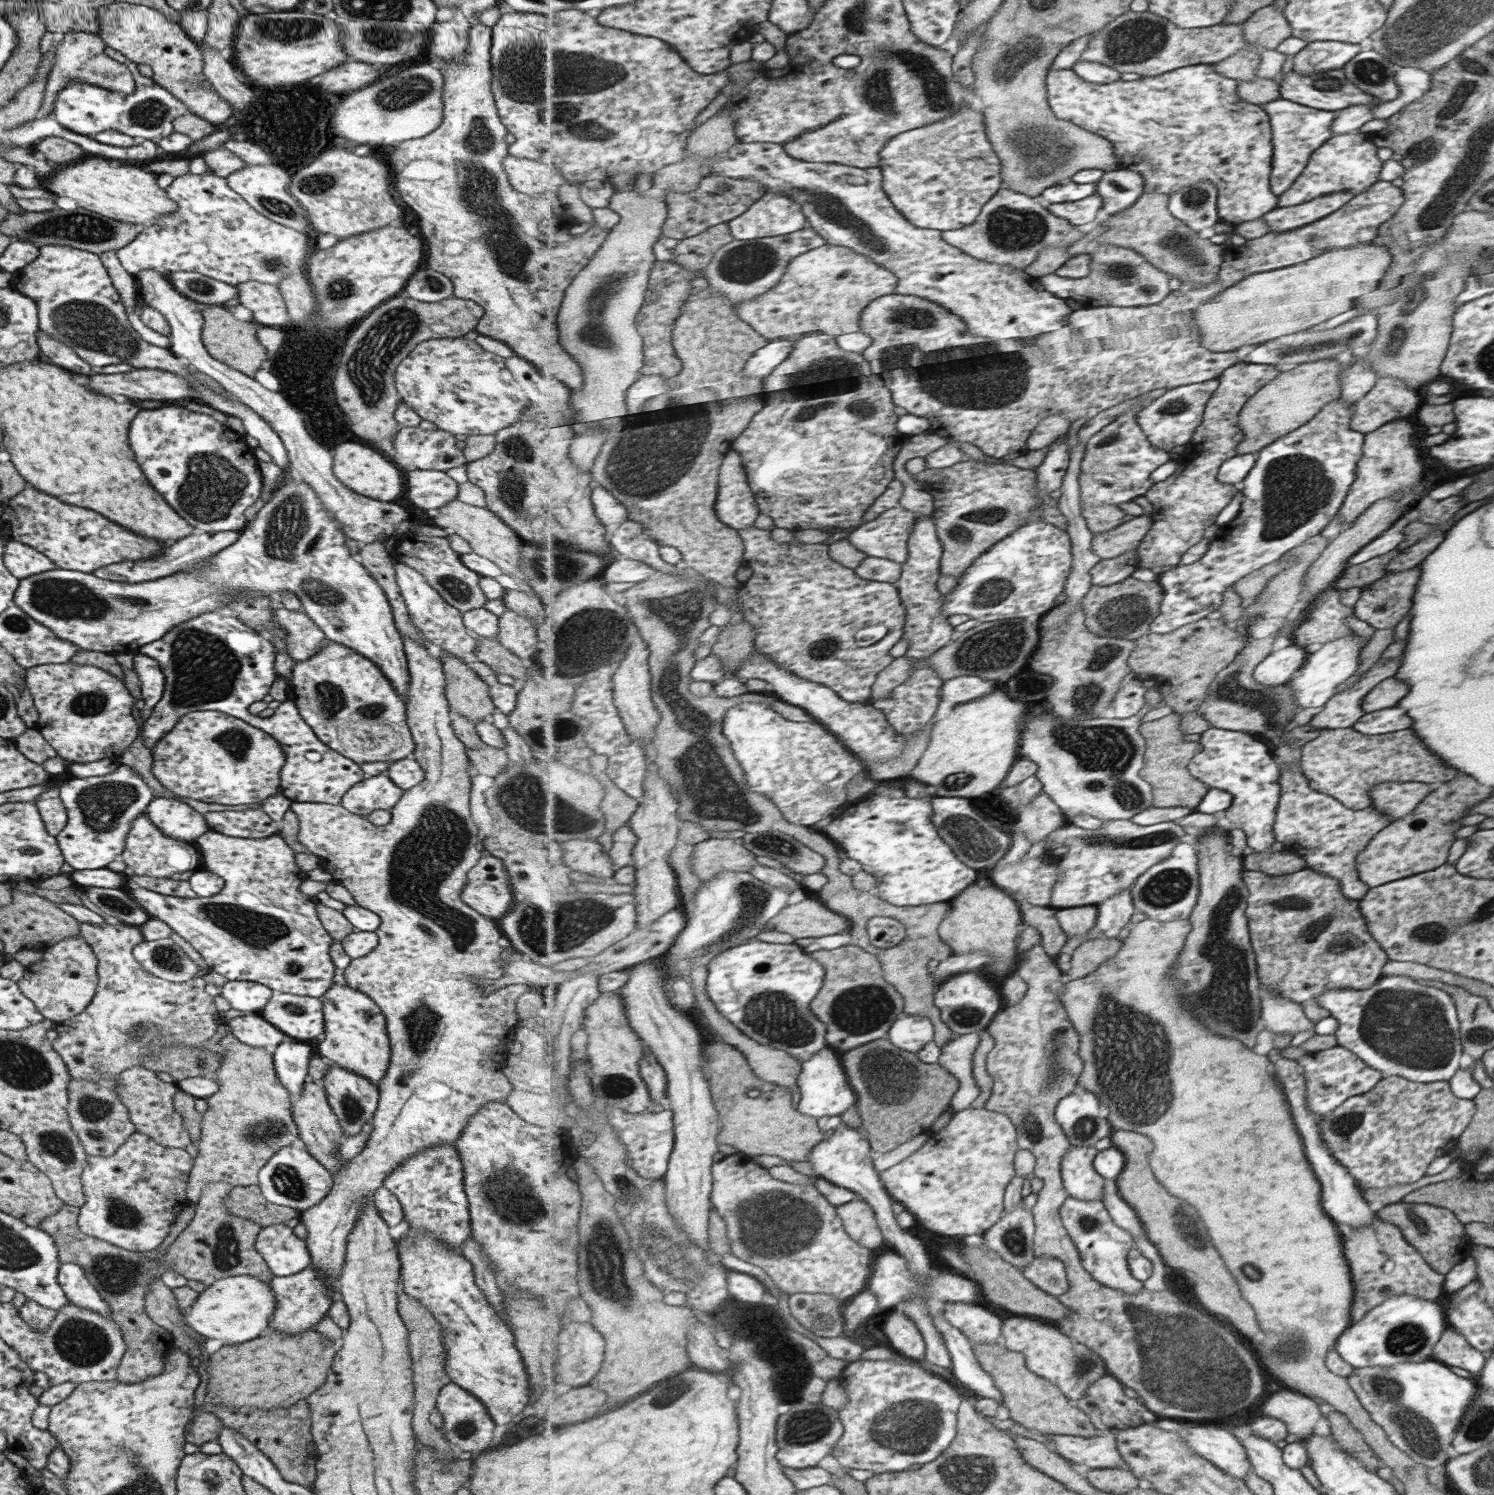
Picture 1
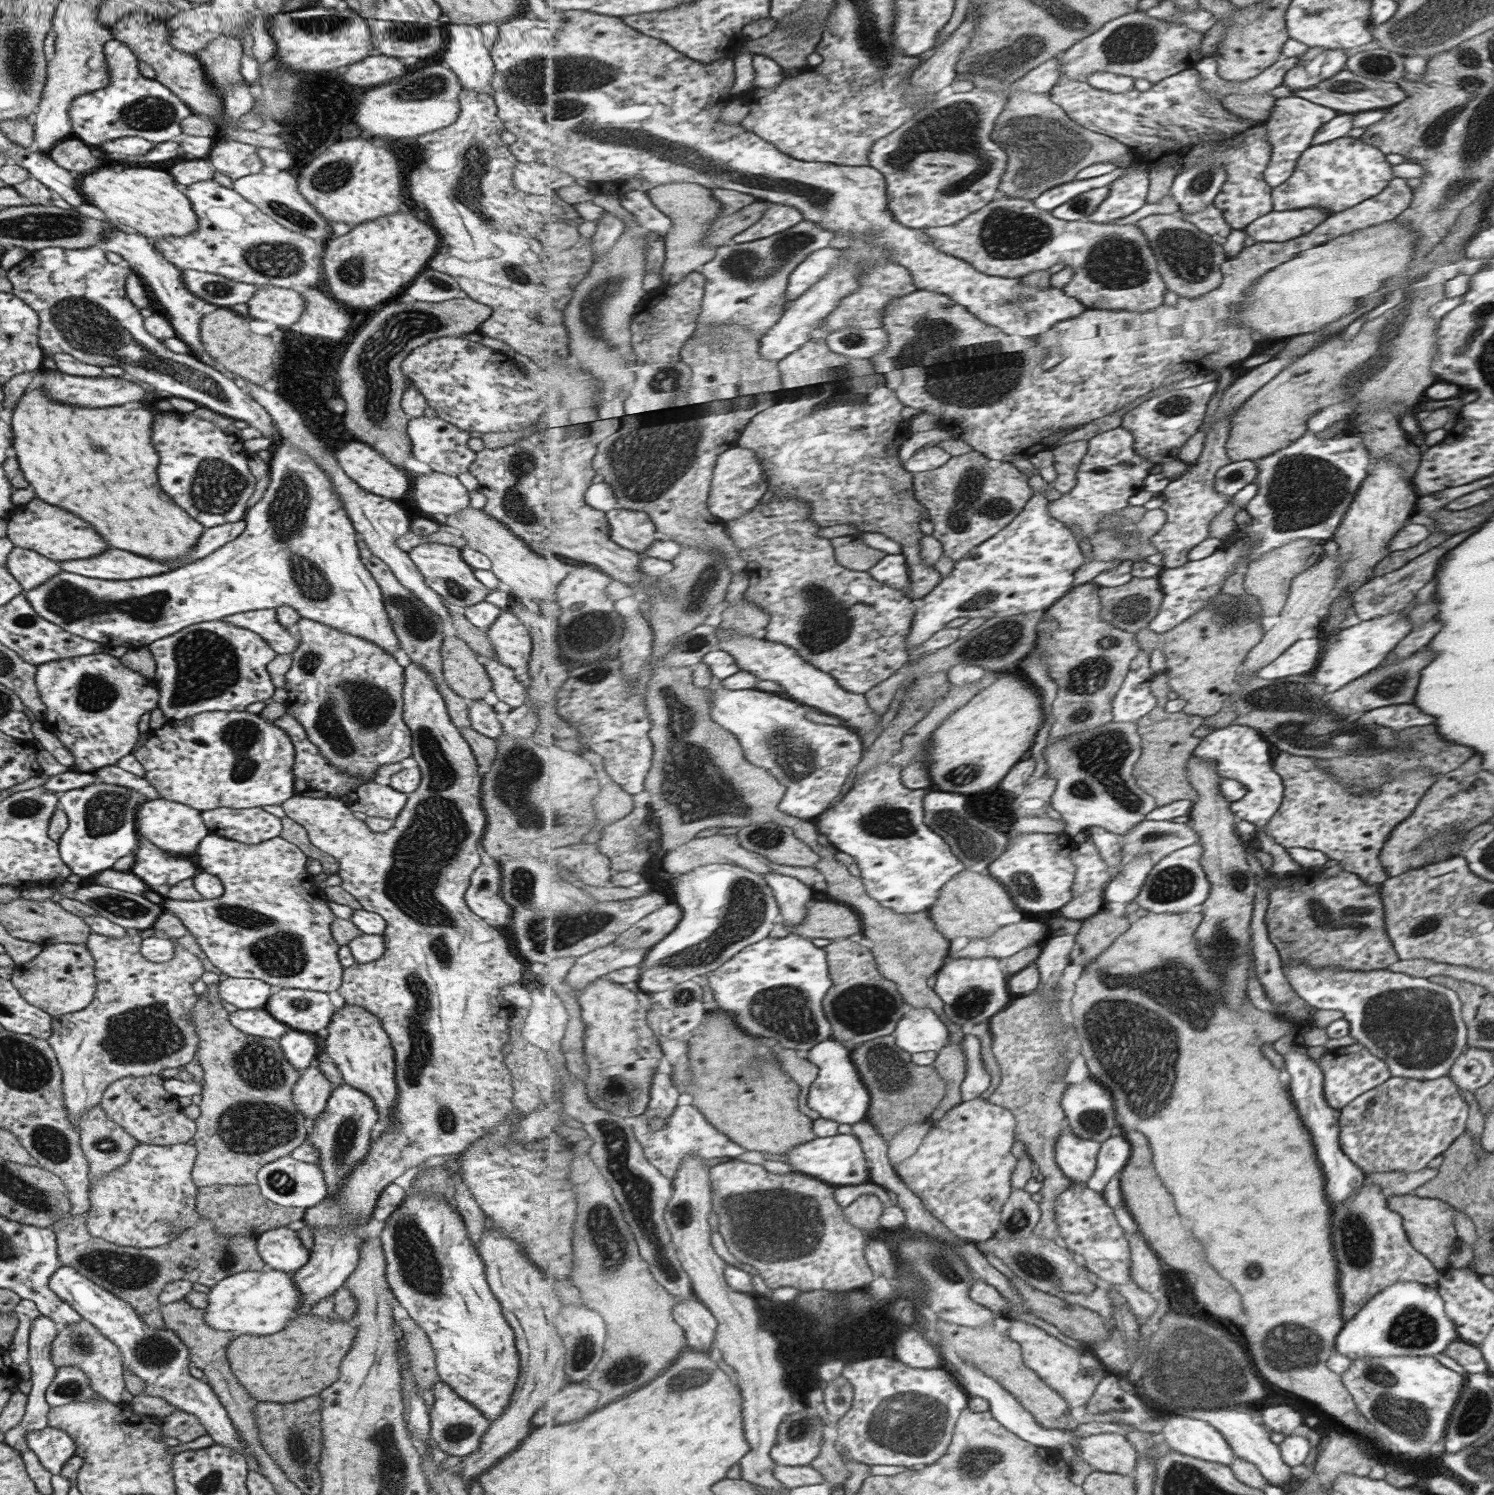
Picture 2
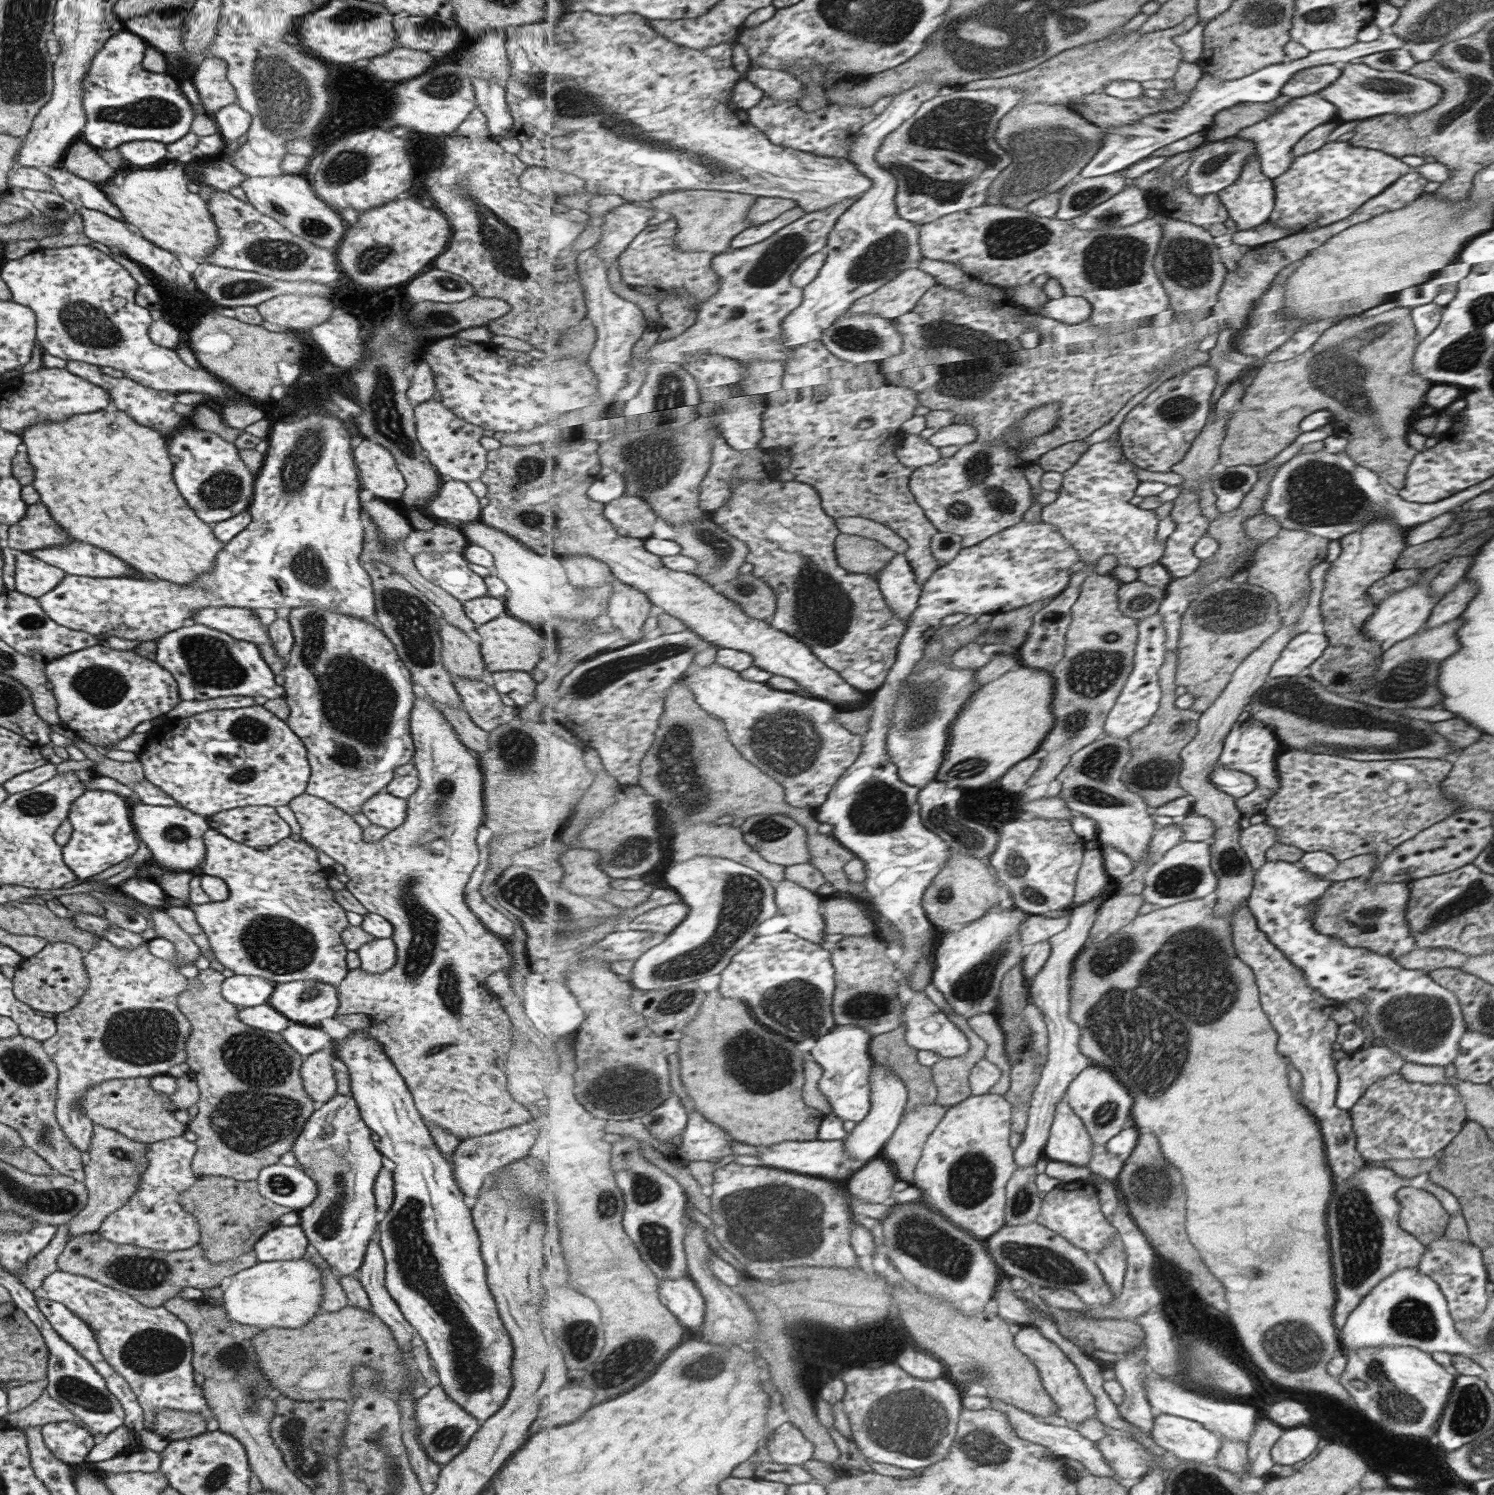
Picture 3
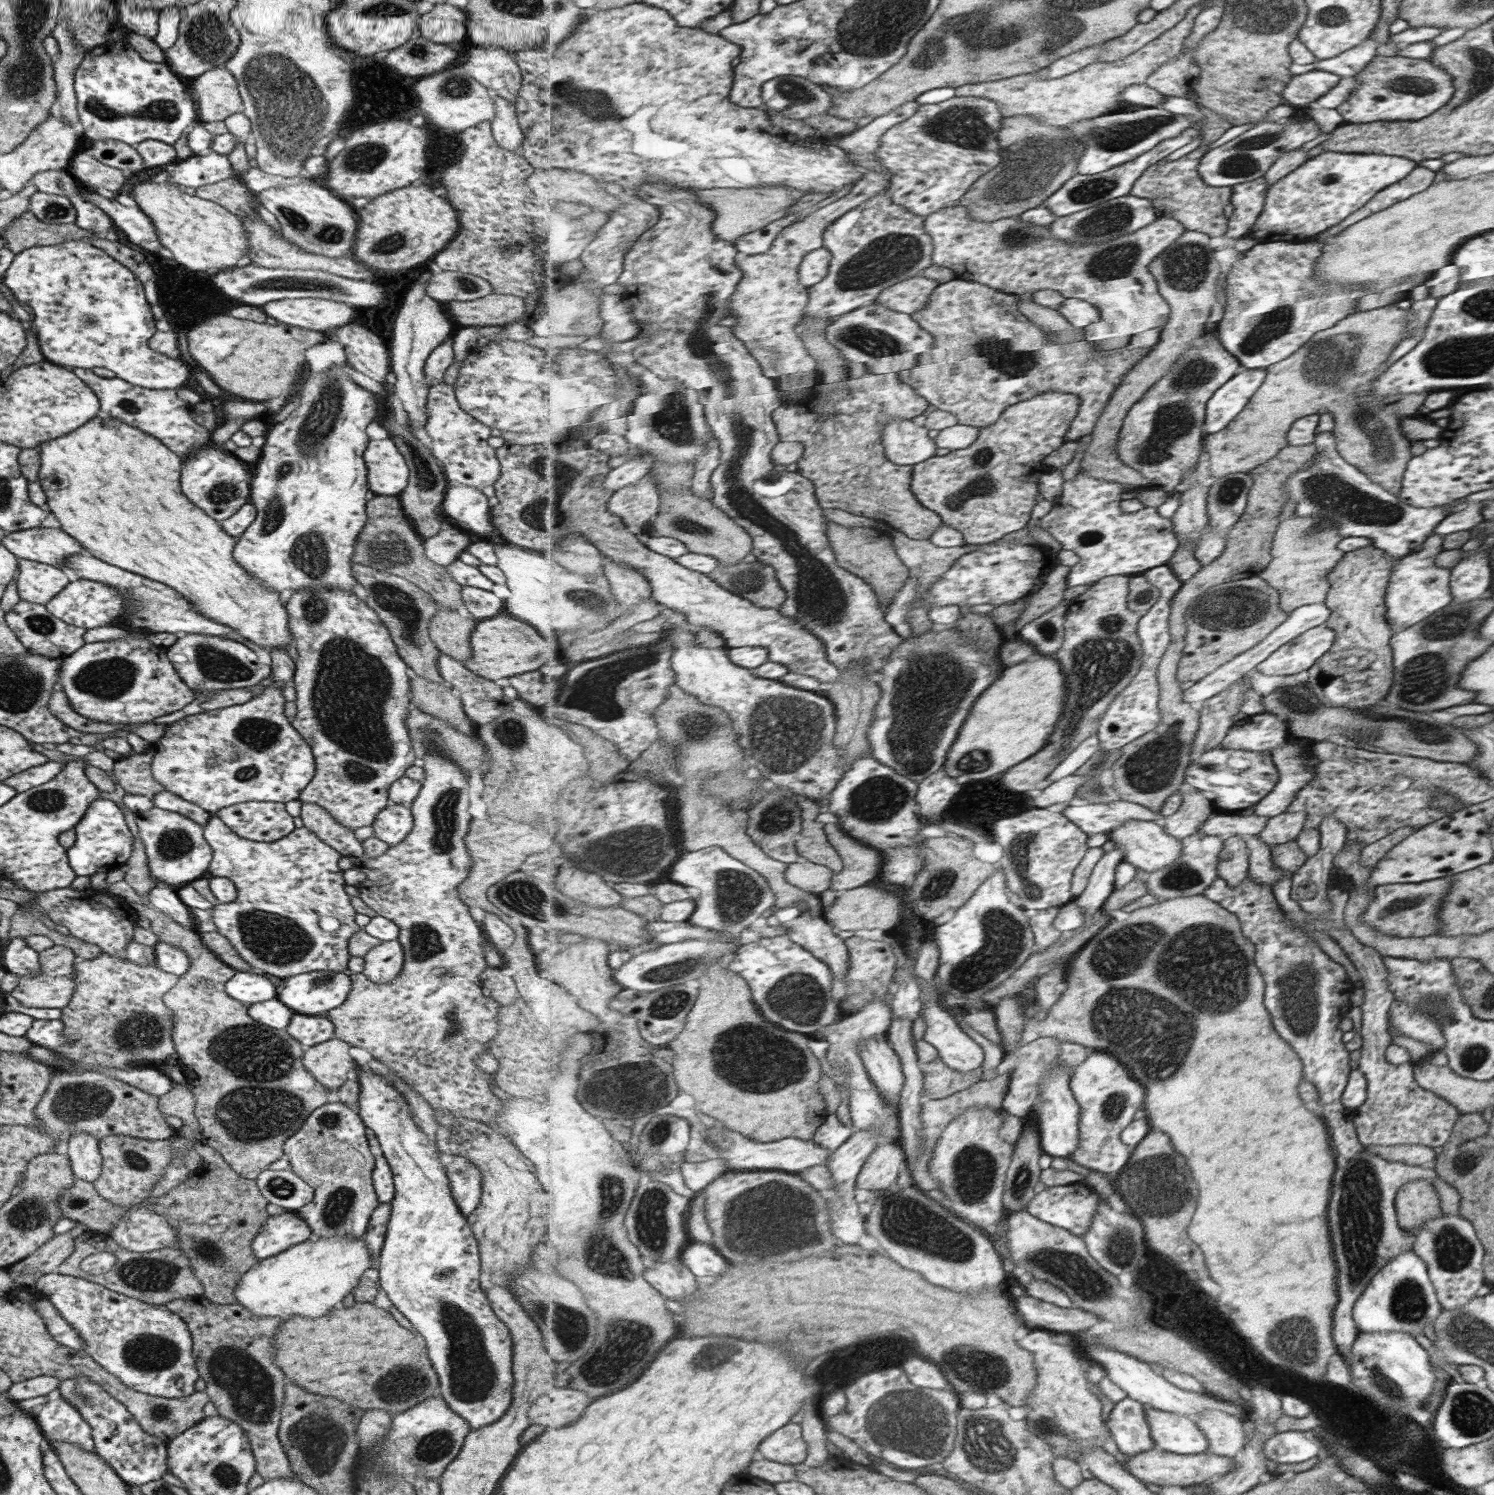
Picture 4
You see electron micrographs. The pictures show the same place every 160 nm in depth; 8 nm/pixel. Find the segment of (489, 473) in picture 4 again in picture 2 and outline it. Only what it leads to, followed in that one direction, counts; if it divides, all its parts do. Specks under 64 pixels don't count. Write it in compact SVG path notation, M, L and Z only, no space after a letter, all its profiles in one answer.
M419 416L419 418L410 418L406 425L406 433L411 442L411 455L422 463L429 465L432 471L457 476L467 472L469 465L475 459L475 453L467 448L467 441L470 439L467 431L461 431L459 428L435 418Z

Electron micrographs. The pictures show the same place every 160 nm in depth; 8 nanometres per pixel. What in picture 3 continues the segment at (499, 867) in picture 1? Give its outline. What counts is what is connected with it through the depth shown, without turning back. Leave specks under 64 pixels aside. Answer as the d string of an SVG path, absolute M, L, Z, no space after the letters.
M479 888L464 894L464 902L468 910L481 921L481 925L485 926L485 929L493 935L499 936L503 940L511 936L513 923L483 900L479 894Z

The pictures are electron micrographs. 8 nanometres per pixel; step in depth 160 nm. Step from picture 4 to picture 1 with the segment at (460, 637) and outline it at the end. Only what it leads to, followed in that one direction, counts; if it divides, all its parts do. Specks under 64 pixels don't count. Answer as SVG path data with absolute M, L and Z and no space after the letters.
M445 651L440 652L439 660L444 674L444 695L449 711L457 712L473 724L490 719L495 711L494 704L489 698L486 684L475 675L475 671L460 658Z

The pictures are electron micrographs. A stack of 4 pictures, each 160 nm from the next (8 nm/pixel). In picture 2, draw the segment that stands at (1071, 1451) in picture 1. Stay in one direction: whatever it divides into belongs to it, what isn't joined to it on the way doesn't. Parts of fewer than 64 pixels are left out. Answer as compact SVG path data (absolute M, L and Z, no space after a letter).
M1100 1433L1079 1437L1078 1452L1097 1471L1126 1475L1138 1468L1139 1452L1126 1435Z

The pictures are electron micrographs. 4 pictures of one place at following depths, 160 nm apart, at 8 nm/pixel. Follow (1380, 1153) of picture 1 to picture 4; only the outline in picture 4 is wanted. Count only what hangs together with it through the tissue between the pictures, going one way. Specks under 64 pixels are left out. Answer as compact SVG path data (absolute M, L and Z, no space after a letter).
M1329 928L1329 936L1342 946L1342 951L1358 970L1361 980L1359 987L1364 992L1363 1001L1358 1007L1361 1010L1361 1030L1359 1034L1361 1035L1362 1043L1359 1048L1360 1055L1356 1062L1357 1069L1365 1073L1368 1079L1368 1098L1365 1099L1365 1102L1360 1107L1355 1109L1353 1117L1353 1124L1356 1125L1357 1136L1360 1137L1361 1144L1365 1147L1411 1146L1411 1144L1419 1144L1419 1146L1429 1148L1443 1147L1451 1138L1453 1128L1455 1128L1455 1124L1459 1120L1459 1112L1444 1097L1437 1096L1435 1093L1429 1092L1428 1089L1421 1088L1420 1085L1416 1084L1412 1076L1413 1063L1410 1060L1405 1061L1405 1064L1394 1065L1386 1059L1386 1053L1391 1047L1390 1041L1392 1040L1392 1036L1386 1031L1388 1027L1388 1011L1395 1001L1392 992L1388 990L1386 982L1384 982L1386 970L1382 963L1382 957L1374 948L1364 946L1353 938L1349 931L1341 932L1337 928Z

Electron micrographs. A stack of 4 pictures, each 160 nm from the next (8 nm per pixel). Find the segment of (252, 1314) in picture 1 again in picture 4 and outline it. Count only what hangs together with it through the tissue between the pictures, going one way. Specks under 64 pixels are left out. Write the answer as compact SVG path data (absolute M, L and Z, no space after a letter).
M341 1235L327 1238L312 1236L279 1254L253 1263L238 1280L238 1285L234 1288L234 1297L237 1299L237 1304L260 1317L277 1318L281 1322L285 1321L285 1316L315 1318L336 1308L341 1300L355 1288L361 1274L369 1268L372 1268L372 1256L363 1236Z

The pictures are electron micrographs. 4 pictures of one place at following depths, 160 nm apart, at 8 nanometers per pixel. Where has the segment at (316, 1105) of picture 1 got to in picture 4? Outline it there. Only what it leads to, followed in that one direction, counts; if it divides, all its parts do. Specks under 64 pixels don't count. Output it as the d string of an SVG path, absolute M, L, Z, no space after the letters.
M332 1036L324 1043L306 1048L302 1054L305 1070L329 1091L345 1082L347 1073L357 1067L347 1051L350 1044Z

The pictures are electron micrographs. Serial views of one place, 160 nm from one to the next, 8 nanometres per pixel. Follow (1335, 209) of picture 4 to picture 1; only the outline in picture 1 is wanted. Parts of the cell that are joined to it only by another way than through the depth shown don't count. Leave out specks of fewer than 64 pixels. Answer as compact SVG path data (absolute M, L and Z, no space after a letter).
M1363 133L1332 136L1321 147L1316 148L1292 186L1277 196L1277 206L1297 206L1333 192L1352 192L1354 197L1367 191L1379 181L1380 168L1383 166L1383 161L1376 155L1377 149Z

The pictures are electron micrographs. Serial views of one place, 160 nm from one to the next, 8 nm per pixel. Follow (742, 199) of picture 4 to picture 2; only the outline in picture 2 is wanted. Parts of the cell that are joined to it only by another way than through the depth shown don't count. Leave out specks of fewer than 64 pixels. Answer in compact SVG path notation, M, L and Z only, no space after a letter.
M696 183L661 185L647 194L652 204L673 222L672 229L665 236L666 261L662 267L661 280L663 284L677 284L715 258L718 247L706 245L705 240L719 219L724 204L714 197L713 190Z

